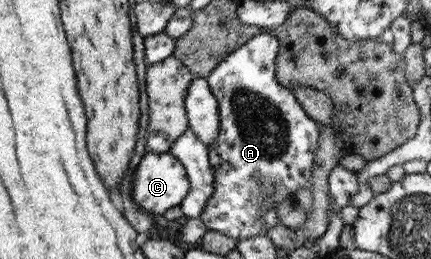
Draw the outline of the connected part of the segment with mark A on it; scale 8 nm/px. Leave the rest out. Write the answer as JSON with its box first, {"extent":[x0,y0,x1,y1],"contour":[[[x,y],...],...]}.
{"extent":[199,32,320,240],"contour":[[[265,32],[253,35],[240,47],[230,52],[225,58],[222,58],[205,78],[214,99],[218,102],[218,122],[220,122],[220,125],[218,125],[218,137],[214,137],[214,143],[207,148],[208,165],[212,172],[212,188],[214,188],[214,191],[210,193],[210,197],[208,197],[208,201],[206,201],[206,205],[204,205],[204,209],[202,209],[199,218],[200,221],[204,223],[207,230],[218,231],[223,235],[234,237],[237,240],[260,234],[262,215],[262,213],[260,213],[260,204],[262,204],[260,203],[260,200],[264,198],[264,194],[268,194],[268,189],[266,189],[268,184],[270,184],[270,197],[268,198],[274,200],[274,204],[278,205],[282,200],[285,200],[290,197],[292,193],[298,191],[300,186],[310,186],[310,181],[312,181],[312,177],[310,177],[310,168],[312,168],[312,164],[314,164],[316,142],[318,142],[318,134],[320,134],[320,131],[318,131],[318,124],[302,111],[302,107],[301,105],[298,105],[298,102],[293,96],[293,92],[288,88],[280,86],[278,81],[274,78],[274,57],[276,56],[277,50],[278,42],[272,33]]]}

